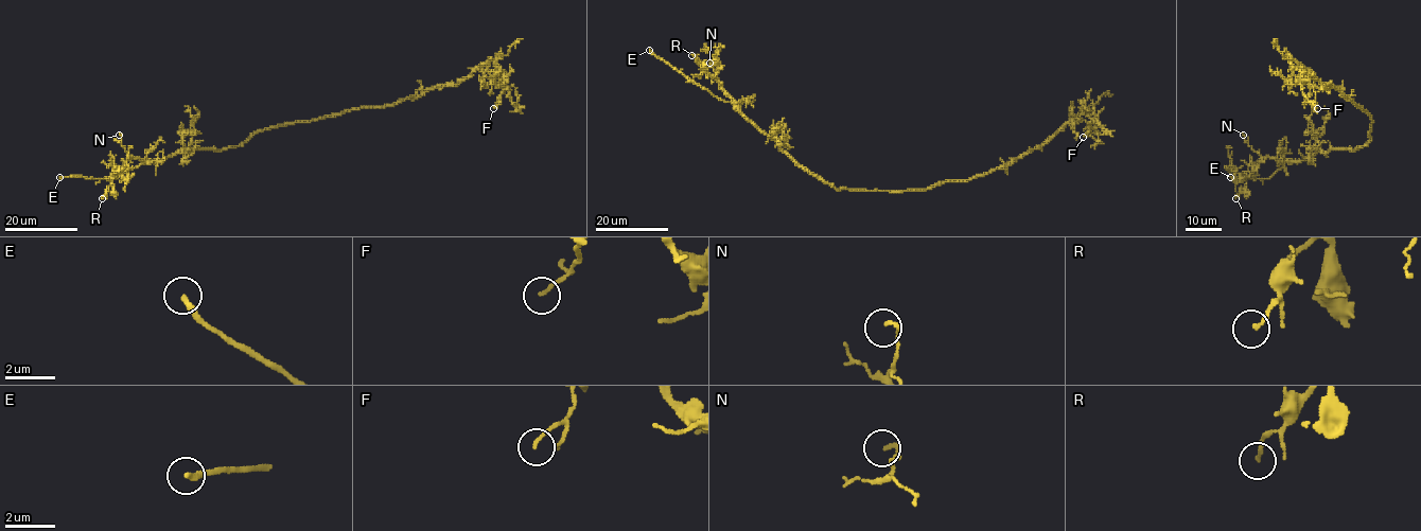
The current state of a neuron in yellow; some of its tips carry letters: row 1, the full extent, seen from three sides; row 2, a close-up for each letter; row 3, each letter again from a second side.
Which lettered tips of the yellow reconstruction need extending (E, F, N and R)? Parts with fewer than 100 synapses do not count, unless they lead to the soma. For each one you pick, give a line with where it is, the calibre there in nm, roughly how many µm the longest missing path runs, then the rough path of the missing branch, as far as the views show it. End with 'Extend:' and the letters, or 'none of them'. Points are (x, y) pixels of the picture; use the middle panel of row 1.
E: (649, 50) | 240 nm | 60 µm
Extend: E

